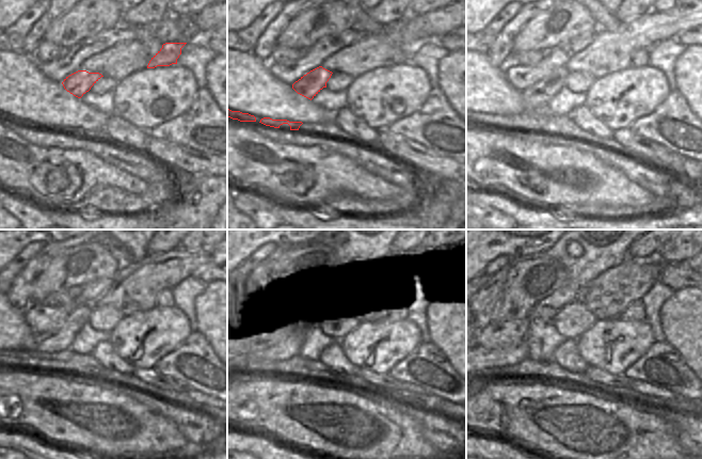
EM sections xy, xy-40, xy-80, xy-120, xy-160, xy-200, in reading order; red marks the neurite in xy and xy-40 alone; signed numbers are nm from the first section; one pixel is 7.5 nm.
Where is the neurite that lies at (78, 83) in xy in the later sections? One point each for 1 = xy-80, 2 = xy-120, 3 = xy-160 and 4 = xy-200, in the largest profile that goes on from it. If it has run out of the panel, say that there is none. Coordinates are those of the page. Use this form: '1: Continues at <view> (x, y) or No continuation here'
1: Continues at xy-80 (537, 97)
2: Continues at xy-120 (59, 339)
3: Continues at xy-160 (280, 350)
4: Continues at xy-200 (488, 360).

